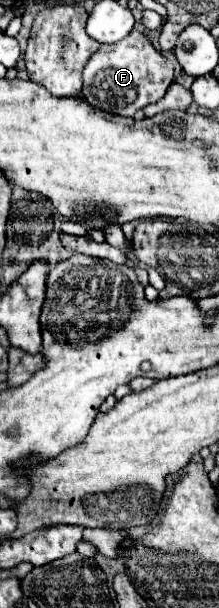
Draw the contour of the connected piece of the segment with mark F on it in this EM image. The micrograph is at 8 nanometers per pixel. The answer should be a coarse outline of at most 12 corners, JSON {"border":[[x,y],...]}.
{"border":[[133,30],[83,68],[83,98],[133,116],[161,100],[173,64]]}

